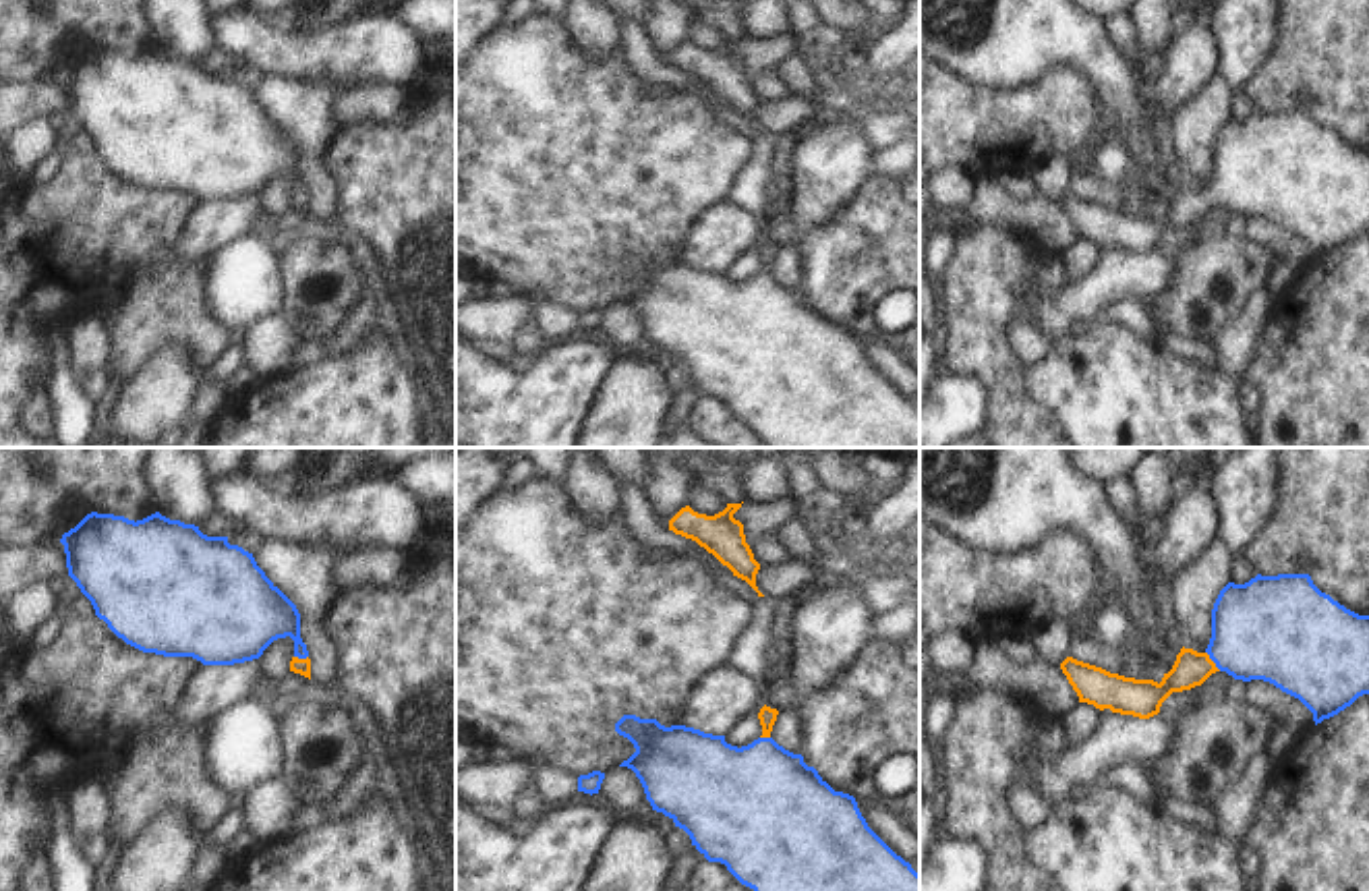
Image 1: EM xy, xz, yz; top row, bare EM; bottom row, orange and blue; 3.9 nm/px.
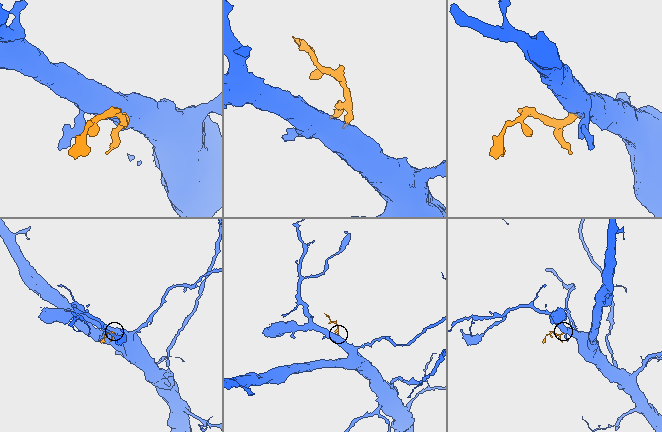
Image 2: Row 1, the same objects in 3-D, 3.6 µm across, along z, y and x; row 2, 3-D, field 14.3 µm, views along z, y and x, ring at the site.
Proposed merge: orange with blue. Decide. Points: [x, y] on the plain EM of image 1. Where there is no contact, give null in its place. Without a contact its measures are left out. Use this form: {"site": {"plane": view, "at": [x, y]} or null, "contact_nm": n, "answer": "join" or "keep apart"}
{"site": {"plane": "yz", "at": [1212, 197]}, "contact_nm": 100, "answer": "join"}

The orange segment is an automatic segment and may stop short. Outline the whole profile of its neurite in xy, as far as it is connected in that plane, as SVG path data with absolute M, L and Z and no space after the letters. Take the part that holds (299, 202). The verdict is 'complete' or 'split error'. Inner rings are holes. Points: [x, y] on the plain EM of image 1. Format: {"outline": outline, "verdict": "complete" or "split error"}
{"outline": "M91 48L60 79L68 112L126 180L164 193L193 193L203 201L234 201L259 195L273 176L290 172L290 207L311 215L296 141L265 112L253 89L230 81L228 73L207 73L199 62L159 48L137 58Z", "verdict": "split error"}

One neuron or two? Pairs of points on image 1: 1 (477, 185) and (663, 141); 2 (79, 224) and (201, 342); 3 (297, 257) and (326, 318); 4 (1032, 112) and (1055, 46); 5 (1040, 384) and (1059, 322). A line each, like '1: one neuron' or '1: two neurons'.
1: one neuron
2: one neuron
3: one neuron
4: two neurons
5: two neurons

